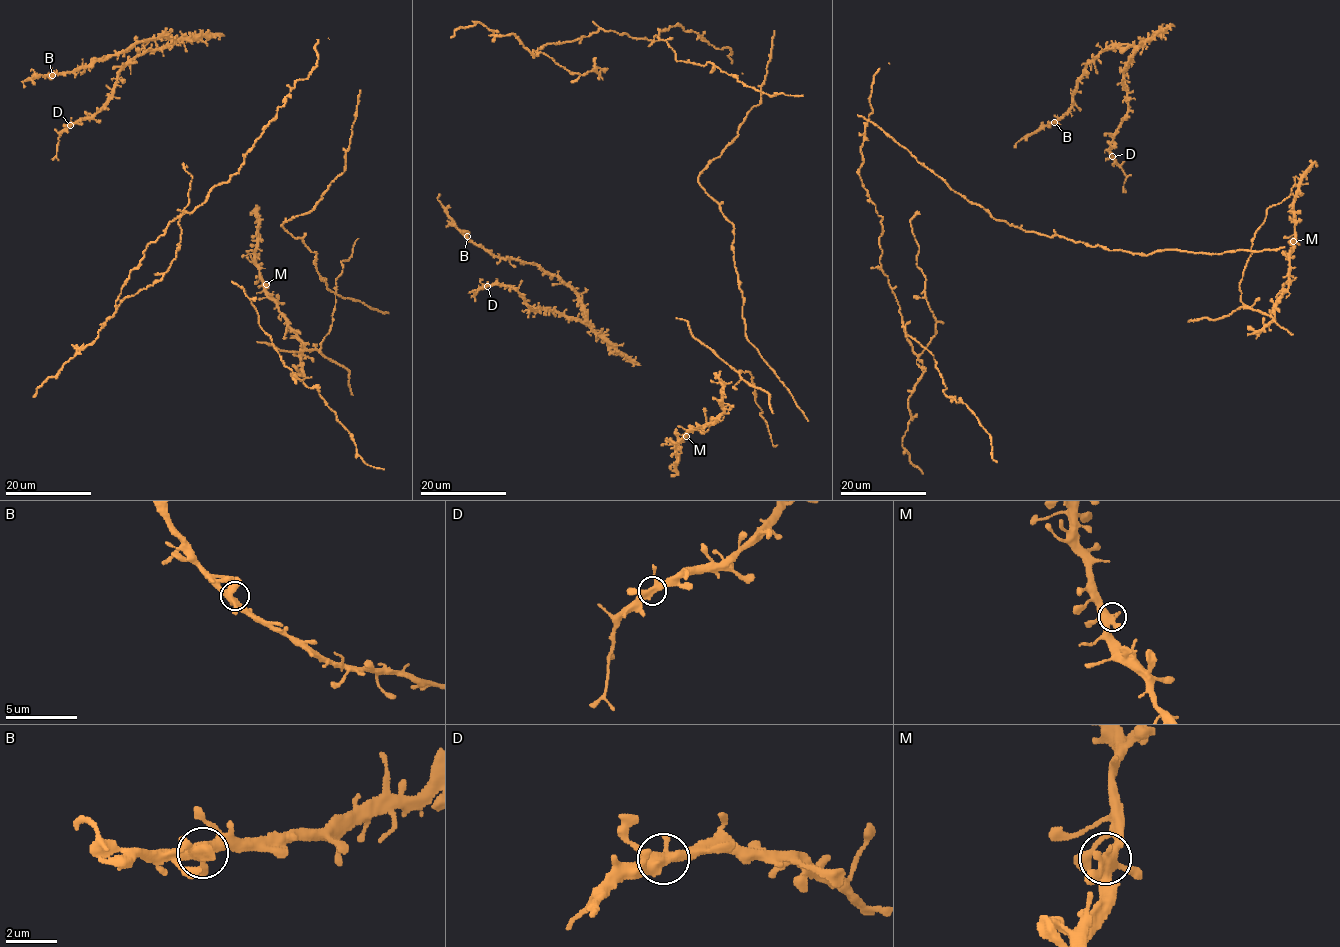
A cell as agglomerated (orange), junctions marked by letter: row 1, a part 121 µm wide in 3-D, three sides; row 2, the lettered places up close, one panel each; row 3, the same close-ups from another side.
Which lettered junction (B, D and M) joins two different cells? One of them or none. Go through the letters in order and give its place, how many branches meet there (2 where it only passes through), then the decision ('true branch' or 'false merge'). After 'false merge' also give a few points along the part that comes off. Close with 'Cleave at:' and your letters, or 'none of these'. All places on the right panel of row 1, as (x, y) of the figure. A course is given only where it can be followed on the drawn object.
B: (1054, 122) | 4 | true branch
D: (1112, 156) | 4 | true branch
M: (1293, 241) | 4 | true branch
Cleave at: none of these

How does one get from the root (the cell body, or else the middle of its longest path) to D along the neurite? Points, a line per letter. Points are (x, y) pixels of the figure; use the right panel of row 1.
D: (1053, 121), (1072, 104), (1092, 58), (1104, 50), (1133, 47), (1124, 68), (1127, 113), (1111, 141), (1112, 156)

